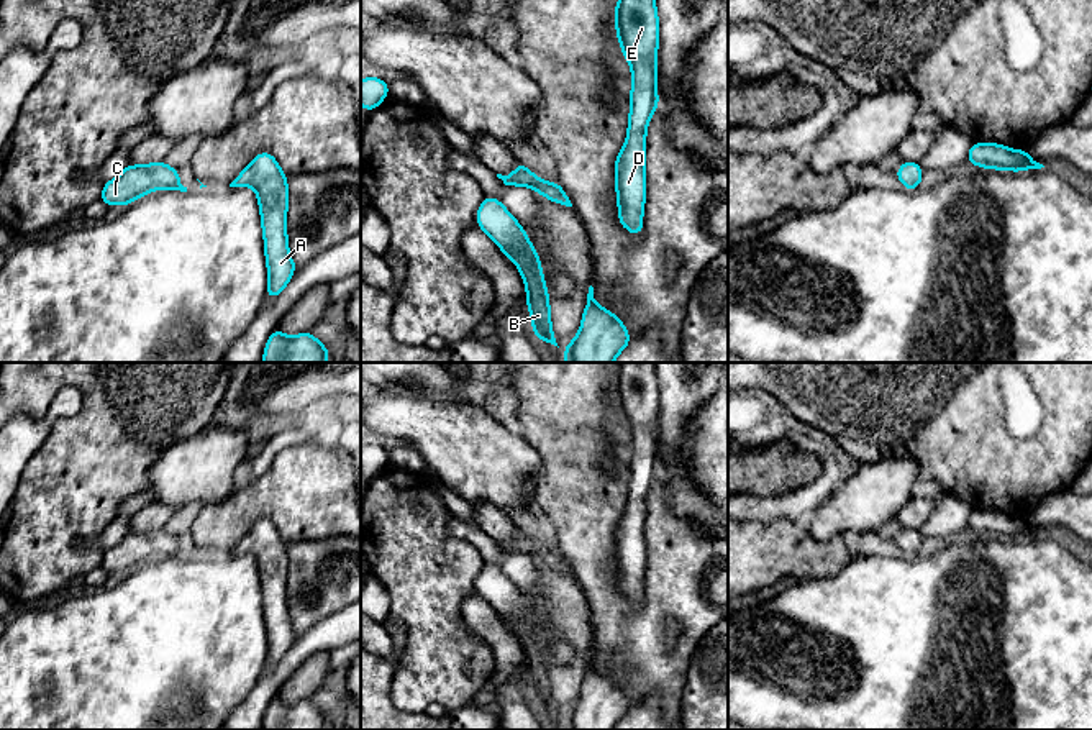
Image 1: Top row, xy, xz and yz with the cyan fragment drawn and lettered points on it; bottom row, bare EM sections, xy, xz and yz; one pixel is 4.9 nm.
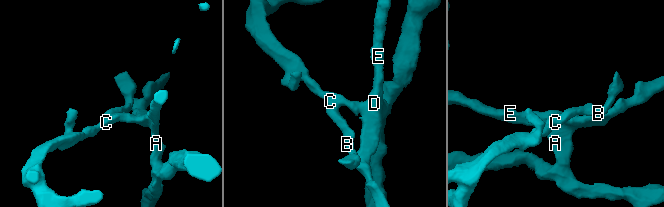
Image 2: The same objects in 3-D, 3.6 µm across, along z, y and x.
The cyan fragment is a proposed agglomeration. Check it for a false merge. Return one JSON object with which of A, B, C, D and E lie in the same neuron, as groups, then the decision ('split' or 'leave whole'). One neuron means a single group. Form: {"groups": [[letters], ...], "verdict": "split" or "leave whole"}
{"groups": [["A", "B", "C", "D", "E"]], "verdict": "leave whole"}

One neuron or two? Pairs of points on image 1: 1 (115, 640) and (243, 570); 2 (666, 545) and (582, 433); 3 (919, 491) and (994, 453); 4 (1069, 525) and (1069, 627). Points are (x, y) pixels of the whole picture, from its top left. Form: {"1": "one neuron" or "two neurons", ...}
{"1": "one neuron", "2": "one neuron", "3": "two neurons", "4": "two neurons"}

